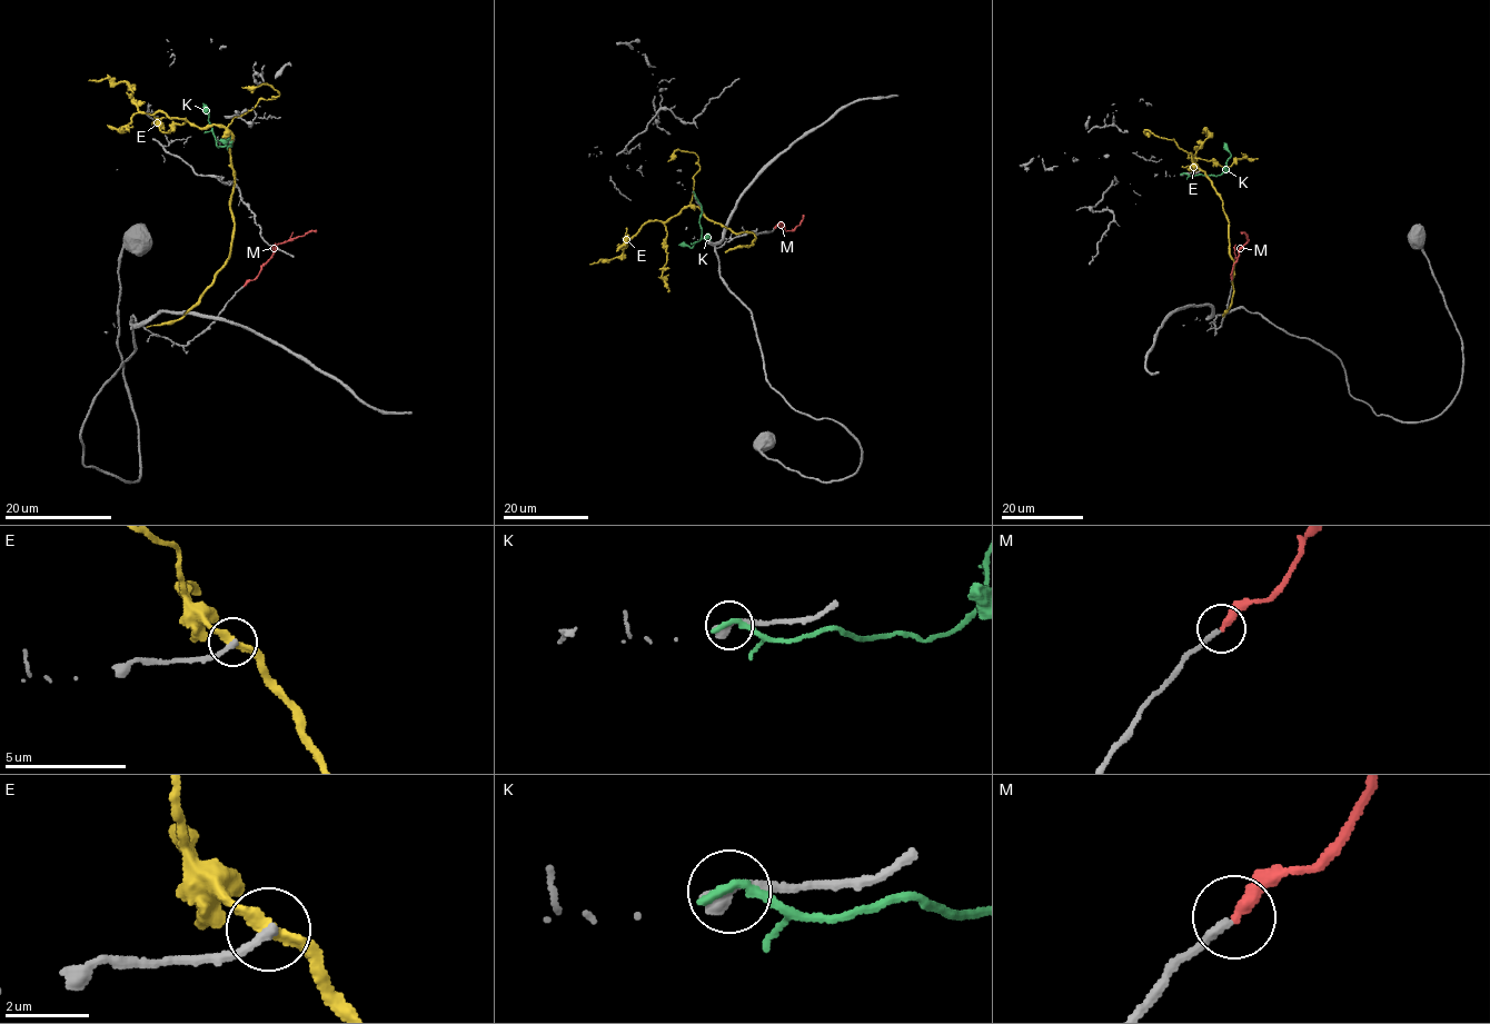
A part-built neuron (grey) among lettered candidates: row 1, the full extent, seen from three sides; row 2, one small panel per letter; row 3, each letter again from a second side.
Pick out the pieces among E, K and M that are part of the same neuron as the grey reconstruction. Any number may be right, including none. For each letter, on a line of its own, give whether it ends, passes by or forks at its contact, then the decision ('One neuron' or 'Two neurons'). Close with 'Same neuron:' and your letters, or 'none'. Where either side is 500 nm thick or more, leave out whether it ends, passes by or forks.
E: It passes by. Two neurons
K: It ends there. Two neurons
M: It ends there. One neuron
Same neuron: M

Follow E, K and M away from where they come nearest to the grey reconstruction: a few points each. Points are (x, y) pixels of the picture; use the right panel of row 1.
E: (1200, 170), (1219, 196), (1228, 221), (1233, 291), (1223, 316)
K: (1183, 174), (1219, 175), (1230, 155), (1224, 142)
M: (1231, 279), (1239, 248), (1248, 241), (1245, 235), (1240, 232)

